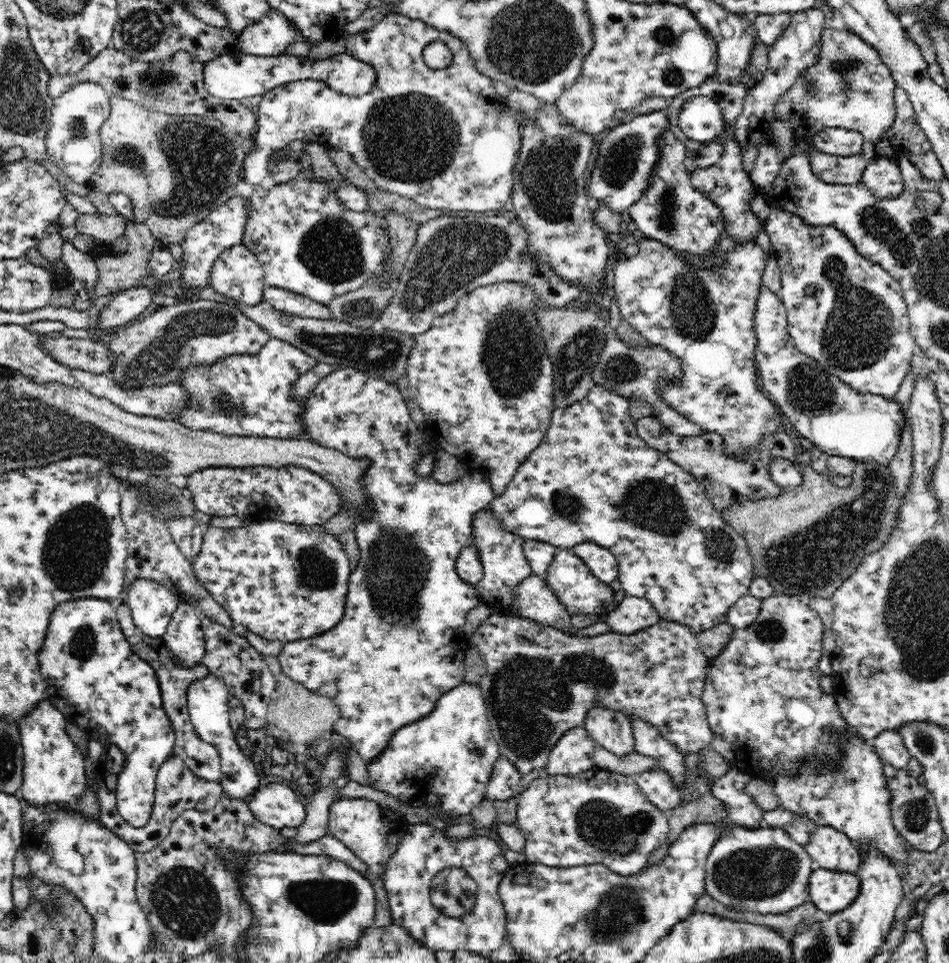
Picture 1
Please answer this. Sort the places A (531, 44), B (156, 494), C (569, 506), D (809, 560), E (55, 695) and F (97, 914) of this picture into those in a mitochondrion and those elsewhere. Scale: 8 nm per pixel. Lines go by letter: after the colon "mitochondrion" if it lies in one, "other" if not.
A: mitochondrion
B: mitochondrion
C: mitochondrion
D: mitochondrion
E: other
F: other

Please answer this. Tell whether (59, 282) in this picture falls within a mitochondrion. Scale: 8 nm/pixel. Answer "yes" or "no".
no

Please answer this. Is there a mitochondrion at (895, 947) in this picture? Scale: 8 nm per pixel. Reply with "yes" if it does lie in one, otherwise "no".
no

